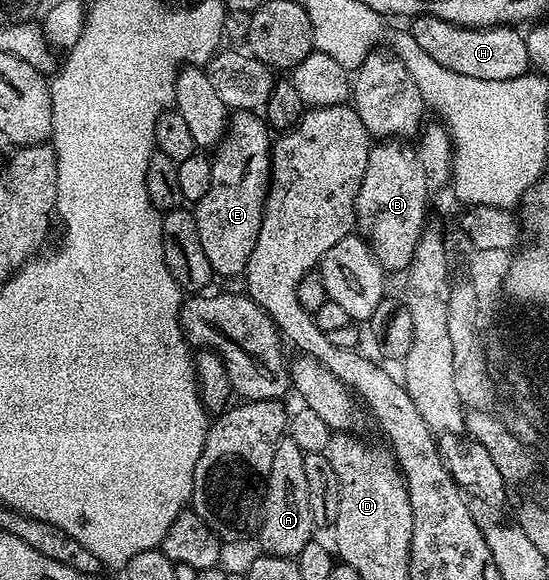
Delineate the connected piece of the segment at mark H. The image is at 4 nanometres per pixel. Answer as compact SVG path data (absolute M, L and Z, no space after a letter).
M415 16L409 21L408 31L412 34L412 38L416 38L416 43L420 45L420 50L424 50L424 54L429 54L435 62L440 62L440 66L444 66L444 70L464 74L468 78L485 78L487 82L504 82L506 78L525 76L532 68L528 58L525 35L514 26L465 28L459 24L438 20L435 16Z

